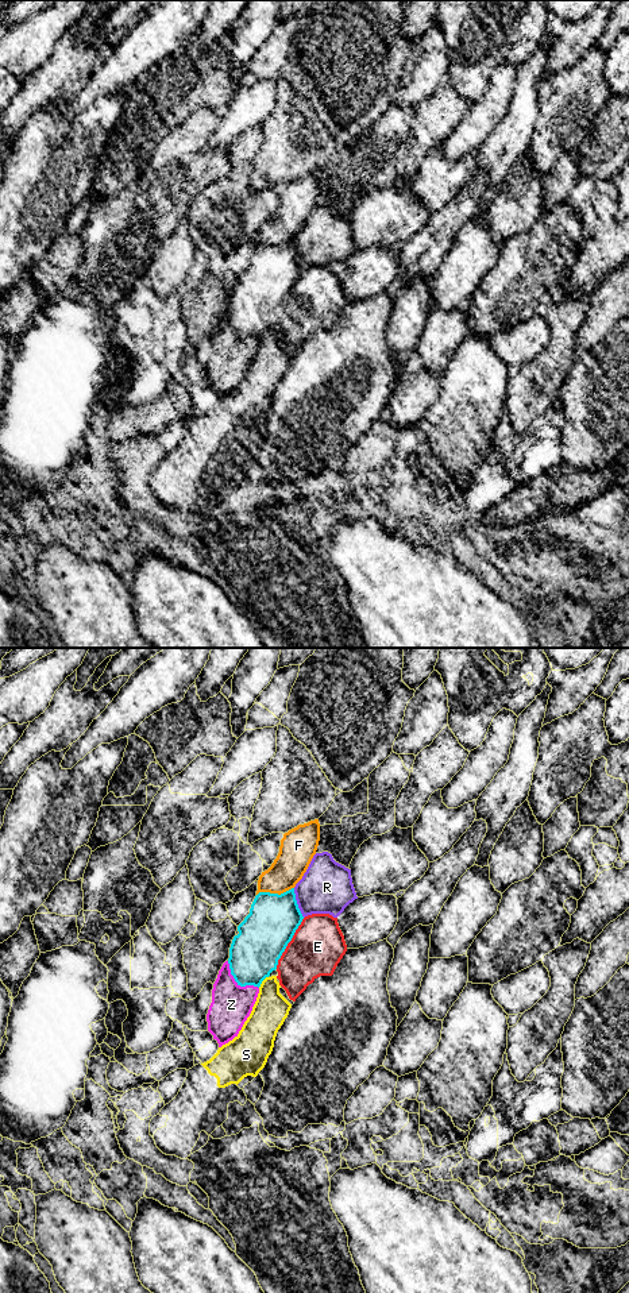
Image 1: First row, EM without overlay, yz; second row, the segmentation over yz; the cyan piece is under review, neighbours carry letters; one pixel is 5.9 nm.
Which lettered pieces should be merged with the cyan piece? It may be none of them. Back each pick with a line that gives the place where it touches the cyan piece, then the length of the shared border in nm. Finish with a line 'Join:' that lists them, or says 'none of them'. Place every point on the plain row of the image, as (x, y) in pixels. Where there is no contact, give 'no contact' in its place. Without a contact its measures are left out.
Join: none of them

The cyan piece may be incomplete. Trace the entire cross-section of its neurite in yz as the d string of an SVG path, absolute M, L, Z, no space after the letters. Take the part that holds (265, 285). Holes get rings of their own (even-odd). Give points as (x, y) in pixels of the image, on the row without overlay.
M294 240L281 247L259 244L255 248L229 300L228 316L238 337L261 339L277 321L302 271Z

